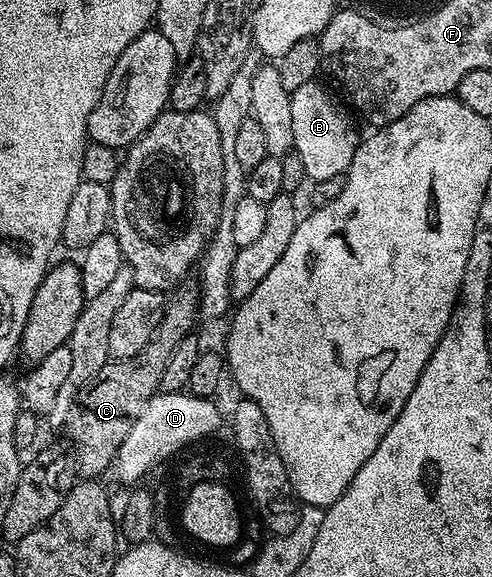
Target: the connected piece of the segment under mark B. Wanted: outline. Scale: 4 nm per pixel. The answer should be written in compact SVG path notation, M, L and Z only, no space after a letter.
M319 80L302 83L302 87L294 90L290 112L294 119L294 143L292 148L302 159L302 167L306 167L306 178L315 183L322 179L334 179L339 173L347 174L350 163L360 146L361 134L356 134L352 121L348 118L349 110L339 105L332 98L332 93Z

